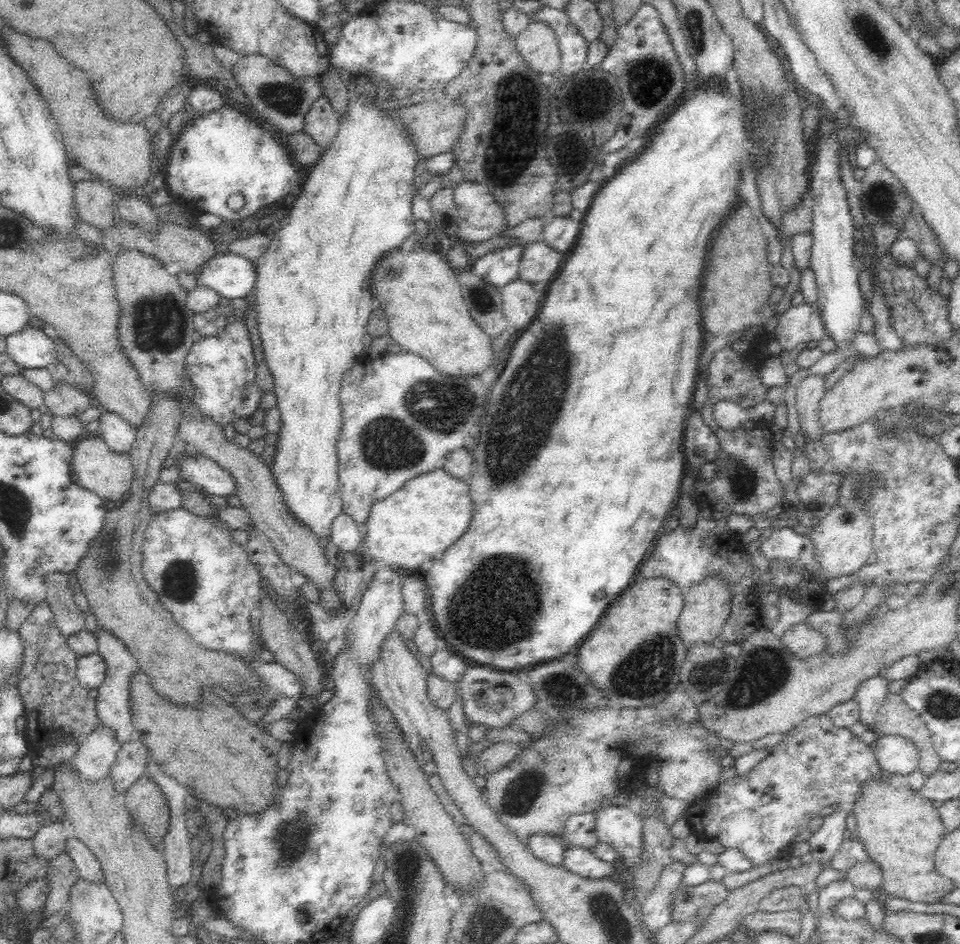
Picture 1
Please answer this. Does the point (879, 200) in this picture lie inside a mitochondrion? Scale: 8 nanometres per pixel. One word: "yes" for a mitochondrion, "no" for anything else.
yes

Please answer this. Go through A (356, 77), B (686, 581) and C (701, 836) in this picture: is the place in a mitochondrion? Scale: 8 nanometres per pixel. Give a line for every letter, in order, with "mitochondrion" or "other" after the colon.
A: other
B: other
C: other

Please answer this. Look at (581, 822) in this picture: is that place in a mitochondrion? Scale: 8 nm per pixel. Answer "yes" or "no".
no

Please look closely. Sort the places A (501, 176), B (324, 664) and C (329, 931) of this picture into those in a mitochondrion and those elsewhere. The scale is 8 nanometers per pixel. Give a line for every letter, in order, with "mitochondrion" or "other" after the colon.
A: mitochondrion
B: other
C: other

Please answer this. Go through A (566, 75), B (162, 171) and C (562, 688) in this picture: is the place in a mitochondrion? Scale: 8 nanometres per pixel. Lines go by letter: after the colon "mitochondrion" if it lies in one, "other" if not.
A: other
B: other
C: mitochondrion

